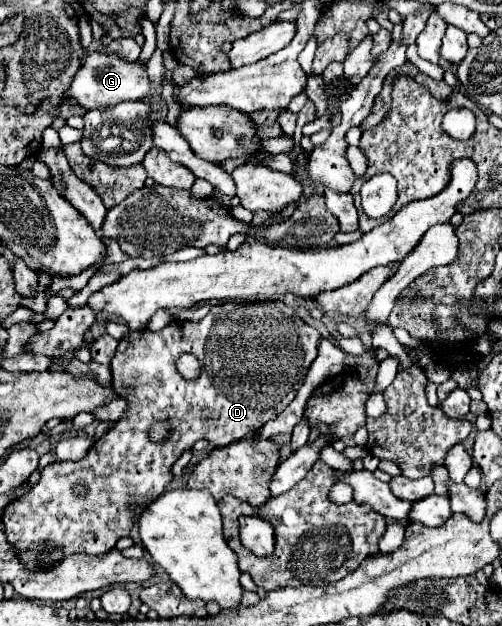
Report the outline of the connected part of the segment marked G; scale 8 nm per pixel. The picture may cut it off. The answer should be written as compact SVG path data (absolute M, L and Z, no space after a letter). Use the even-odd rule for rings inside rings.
M94 51L86 57L84 65L78 69L72 89L68 89L68 97L64 101L74 101L84 109L102 109L122 101L138 101L144 99L146 93L152 89L152 81L146 73L146 65L140 61L124 61L116 53L108 51Z

